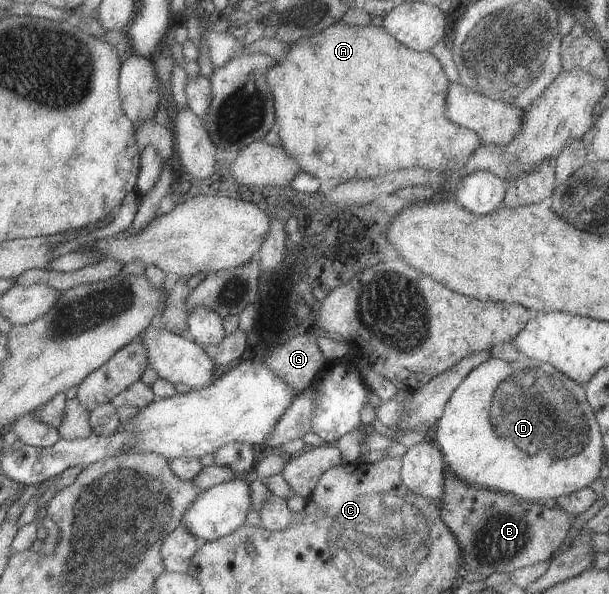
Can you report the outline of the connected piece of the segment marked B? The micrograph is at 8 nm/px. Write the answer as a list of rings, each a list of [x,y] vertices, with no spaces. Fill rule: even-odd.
[[[444,469],[440,494],[440,519],[456,540],[461,553],[461,566],[487,577],[491,573],[511,573],[526,565],[546,561],[562,547],[575,515],[562,508],[545,507],[542,503],[517,498],[509,493],[479,488],[458,479]]]

